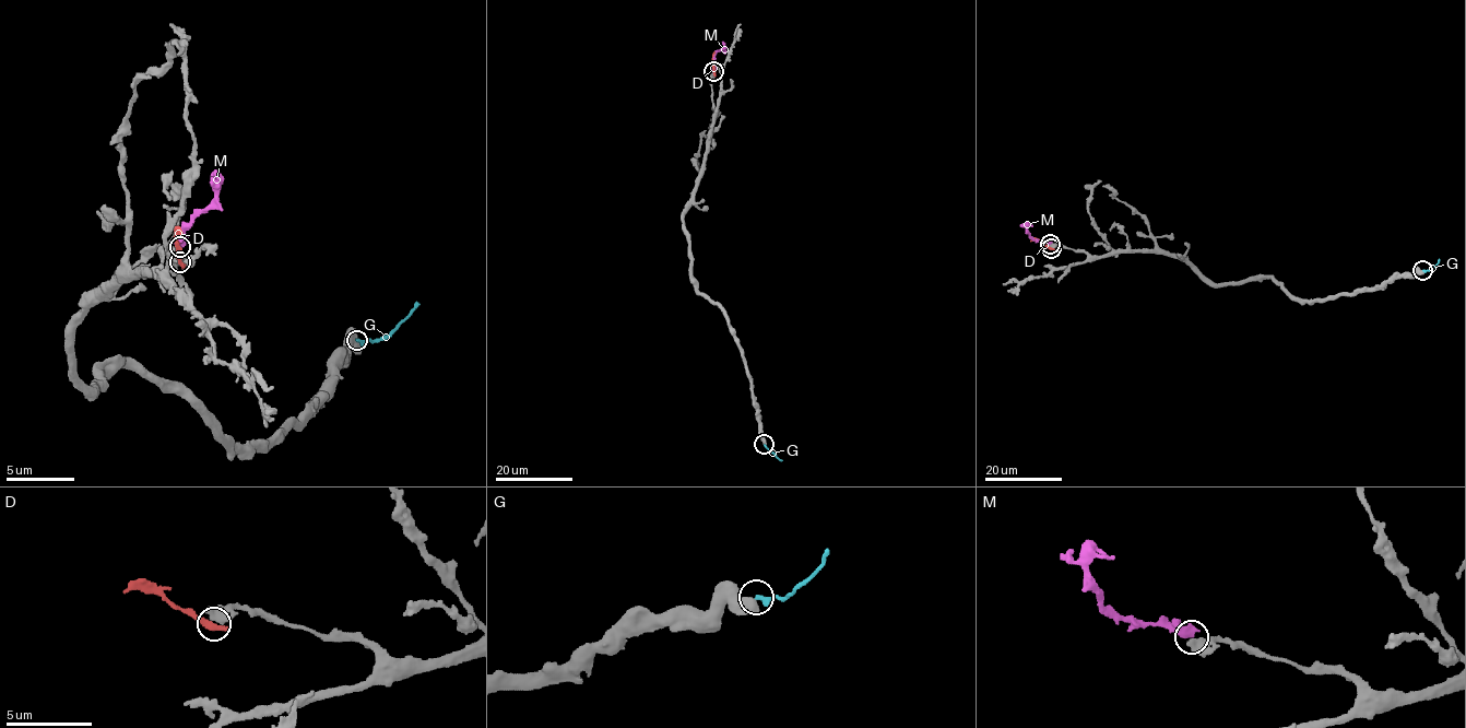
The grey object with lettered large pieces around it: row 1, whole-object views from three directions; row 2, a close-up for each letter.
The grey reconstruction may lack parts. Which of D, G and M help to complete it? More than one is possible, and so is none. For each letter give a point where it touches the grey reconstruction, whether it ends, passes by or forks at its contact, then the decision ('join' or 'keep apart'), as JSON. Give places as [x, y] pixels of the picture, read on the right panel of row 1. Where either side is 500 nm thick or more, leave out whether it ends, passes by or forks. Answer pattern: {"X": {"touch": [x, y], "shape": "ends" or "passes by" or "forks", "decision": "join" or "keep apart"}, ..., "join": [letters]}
{"D": {"touch": [1051, 248], "shape": "ends", "decision": "keep apart"}, "G": {"touch": [1422, 270], "decision": "keep apart"}, "M": {"touch": [1050, 244], "decision": "keep apart"}, "join": []}

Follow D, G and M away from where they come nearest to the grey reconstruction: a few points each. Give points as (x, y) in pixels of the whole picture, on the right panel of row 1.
D: (1051, 248), (1030, 242)
G: (1423, 270), (1430, 270), (1439, 259)
M: (1050, 243), (1033, 239), (1026, 230), (1032, 225)

